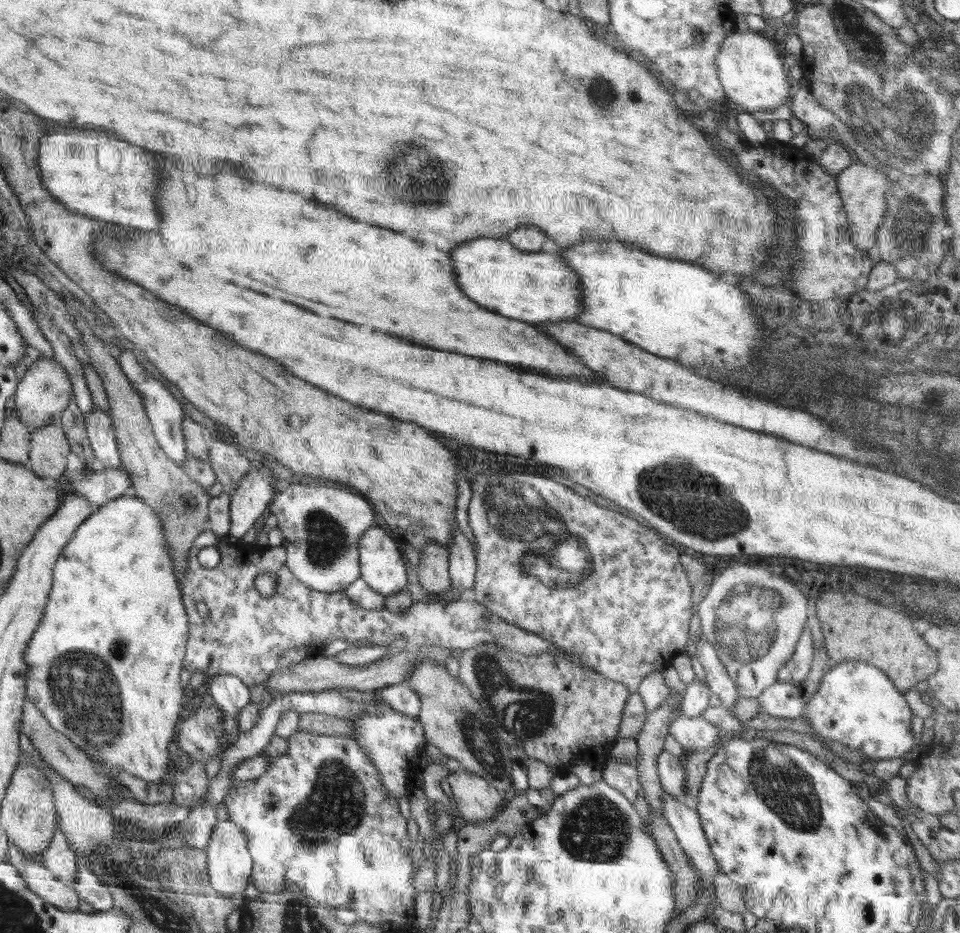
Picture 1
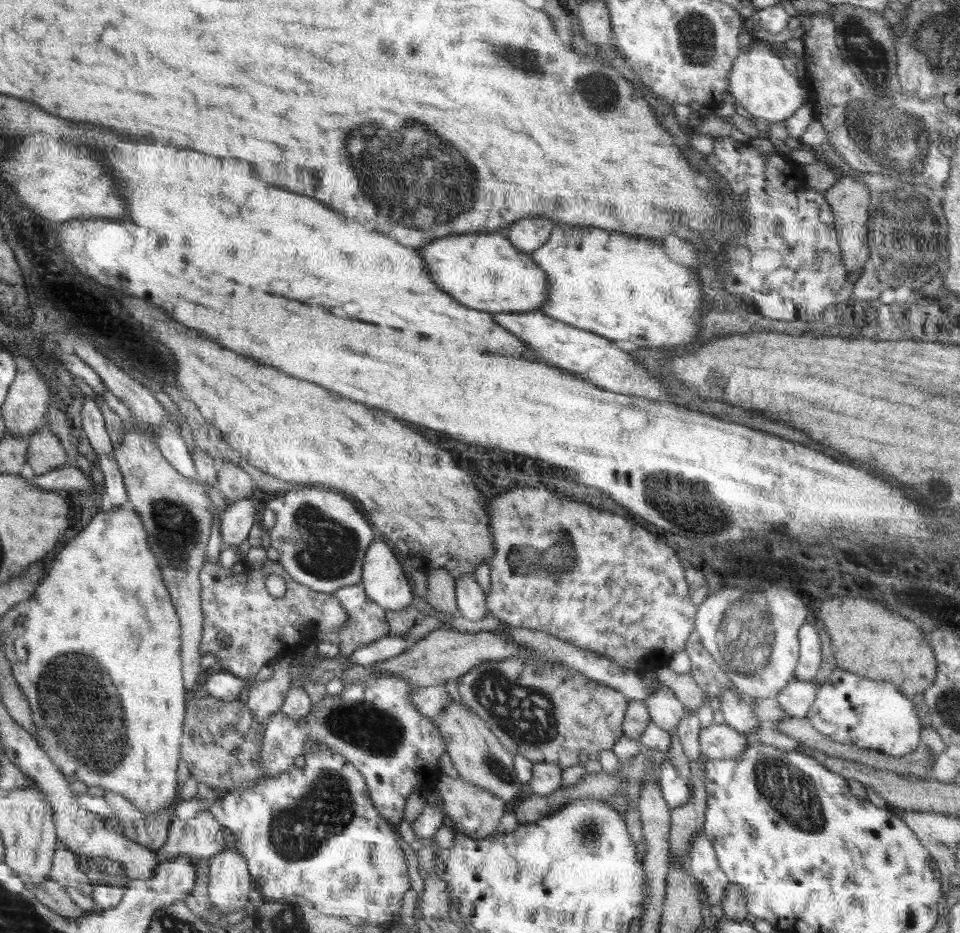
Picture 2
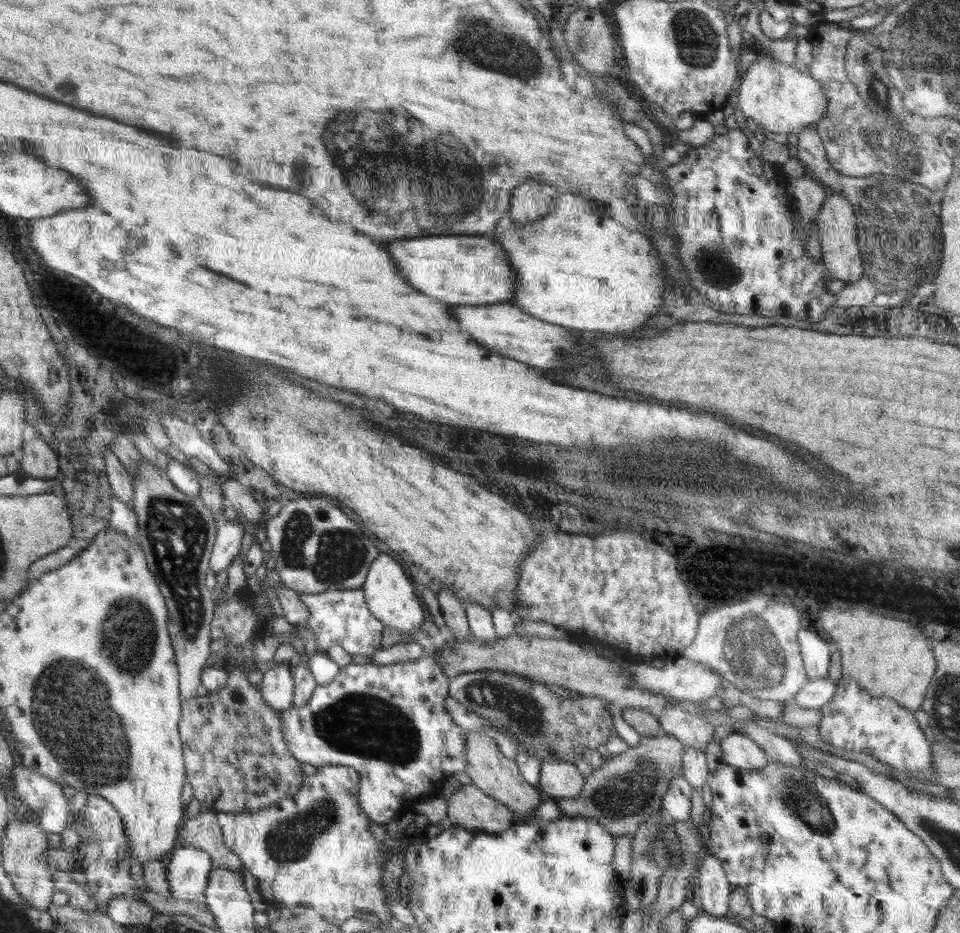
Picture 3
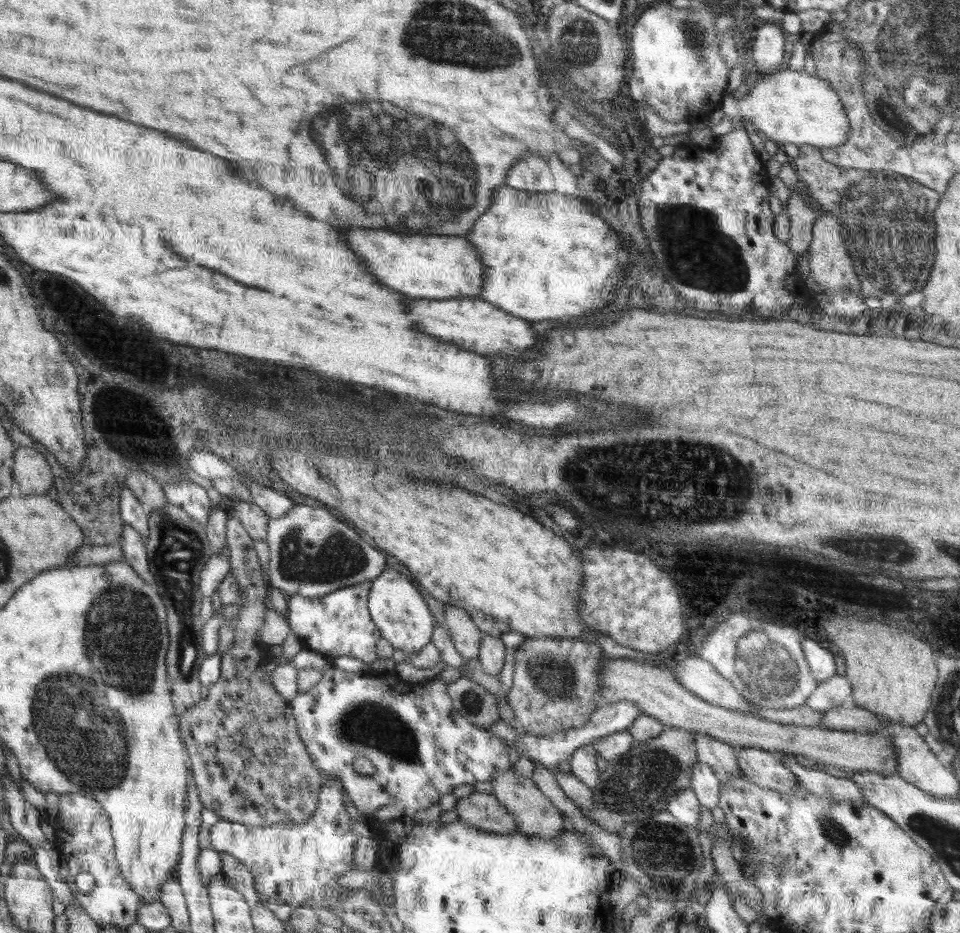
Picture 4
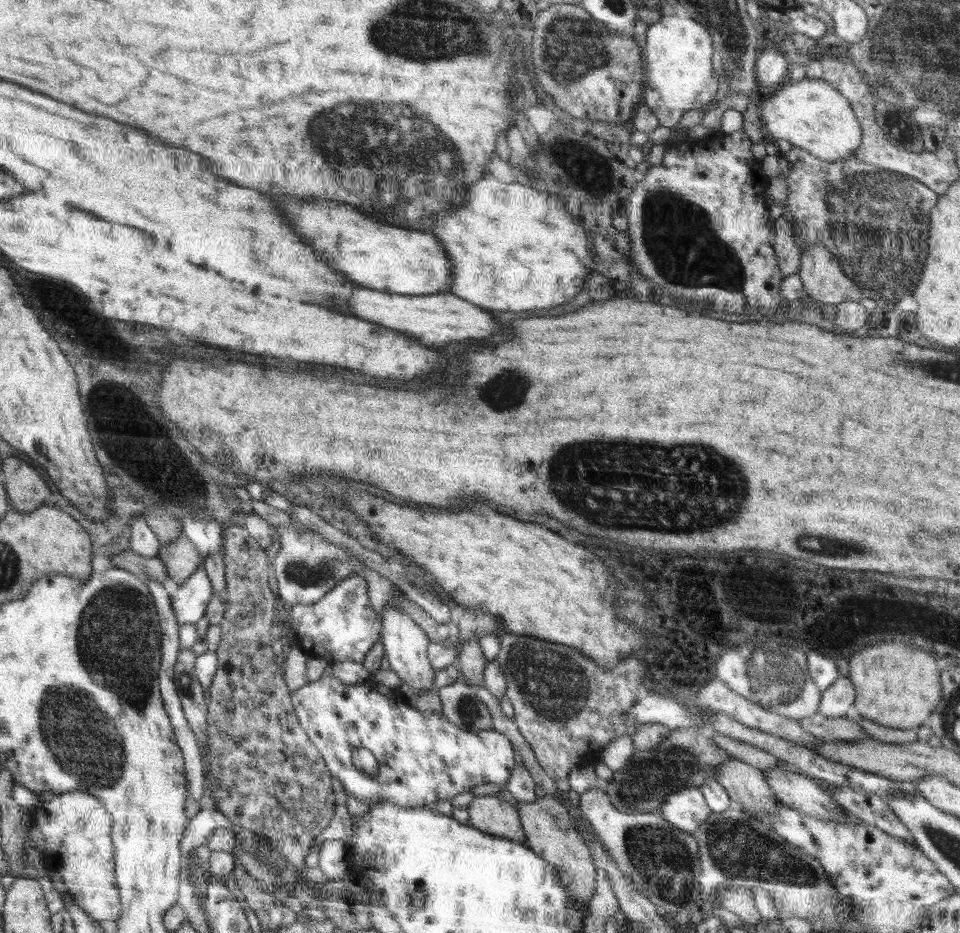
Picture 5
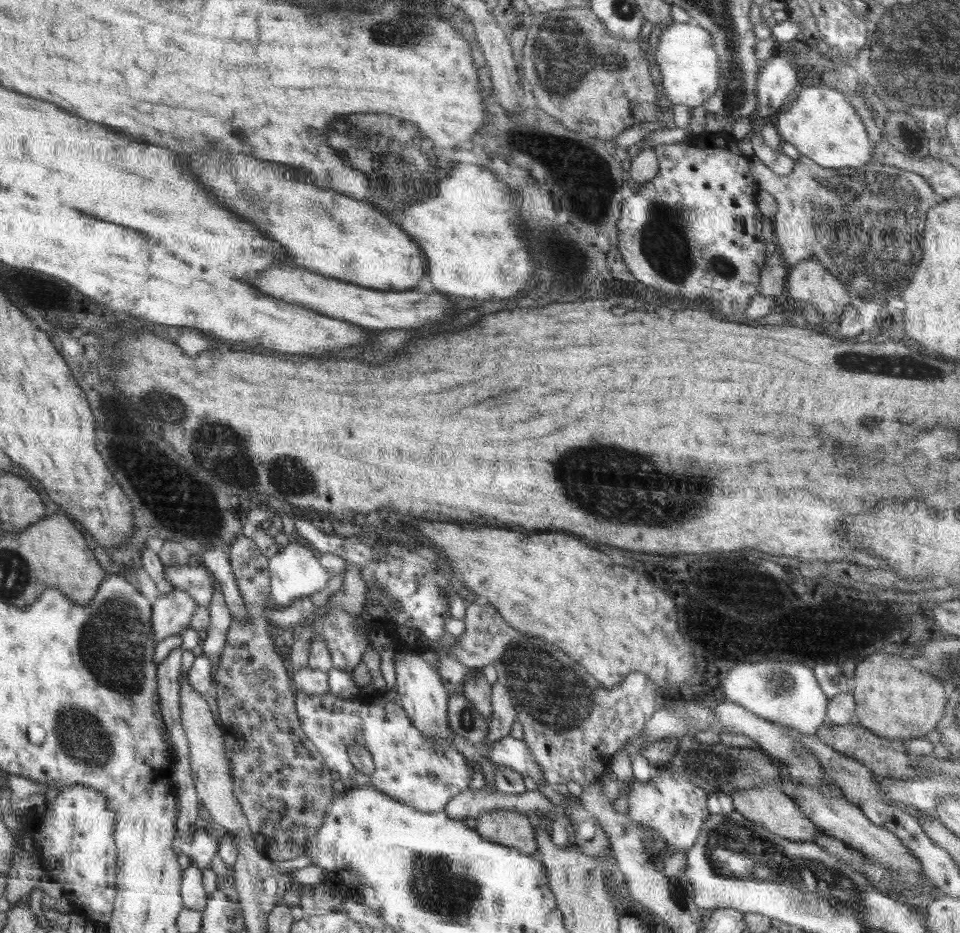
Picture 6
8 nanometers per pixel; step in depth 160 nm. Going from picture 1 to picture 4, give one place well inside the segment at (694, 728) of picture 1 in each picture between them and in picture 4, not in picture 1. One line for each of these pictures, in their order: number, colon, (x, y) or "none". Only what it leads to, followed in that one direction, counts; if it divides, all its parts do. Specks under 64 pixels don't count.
2: (717, 741)
3: (738, 750)
4: (762, 767)

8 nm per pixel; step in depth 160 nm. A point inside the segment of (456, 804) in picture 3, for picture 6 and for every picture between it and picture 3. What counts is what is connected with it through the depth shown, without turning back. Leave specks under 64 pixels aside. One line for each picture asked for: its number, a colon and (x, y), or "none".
4: (485, 811)
5: (492, 815)
6: (502, 826)

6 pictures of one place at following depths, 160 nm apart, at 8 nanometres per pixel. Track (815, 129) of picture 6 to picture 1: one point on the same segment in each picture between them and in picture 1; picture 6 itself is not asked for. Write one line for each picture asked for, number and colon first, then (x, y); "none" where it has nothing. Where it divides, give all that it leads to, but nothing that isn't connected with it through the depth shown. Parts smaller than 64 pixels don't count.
1: (750, 69)
2: (760, 83)
3: (782, 98)
4: (788, 105)
5: (811, 114)

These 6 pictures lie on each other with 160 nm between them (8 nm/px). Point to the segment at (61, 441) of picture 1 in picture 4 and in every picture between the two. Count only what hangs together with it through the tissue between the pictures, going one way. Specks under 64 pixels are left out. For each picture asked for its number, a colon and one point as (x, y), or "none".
2: (45, 454)
3: (38, 460)
4: (32, 471)

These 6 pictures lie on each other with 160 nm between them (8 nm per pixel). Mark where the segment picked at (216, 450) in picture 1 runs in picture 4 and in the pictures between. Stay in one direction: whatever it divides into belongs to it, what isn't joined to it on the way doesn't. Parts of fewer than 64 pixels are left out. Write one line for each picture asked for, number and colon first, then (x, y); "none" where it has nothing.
2: (234, 483)
3: (237, 494)
4: (254, 519)

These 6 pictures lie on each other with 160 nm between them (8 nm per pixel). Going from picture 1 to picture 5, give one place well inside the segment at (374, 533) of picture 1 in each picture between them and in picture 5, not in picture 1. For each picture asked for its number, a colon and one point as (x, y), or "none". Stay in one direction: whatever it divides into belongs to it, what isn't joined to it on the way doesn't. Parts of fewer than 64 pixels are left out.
2: (382, 577)
3: (391, 597)
4: (399, 611)
5: (405, 643)

